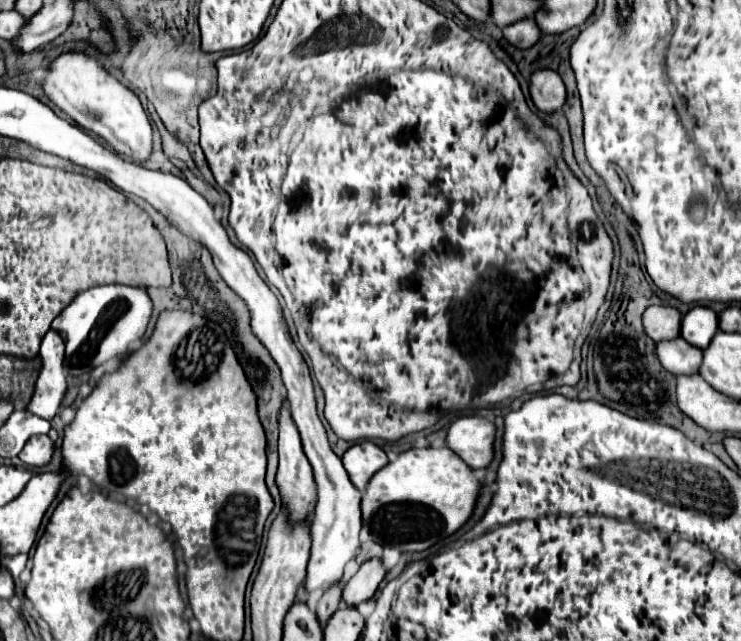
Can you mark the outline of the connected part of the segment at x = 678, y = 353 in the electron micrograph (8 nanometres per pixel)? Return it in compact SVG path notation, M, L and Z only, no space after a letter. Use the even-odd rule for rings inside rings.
M681 338L663 340L657 344L657 358L663 368L675 376L697 374L697 368L701 364L701 350Z

